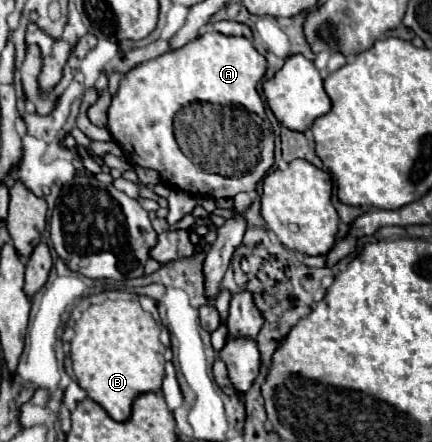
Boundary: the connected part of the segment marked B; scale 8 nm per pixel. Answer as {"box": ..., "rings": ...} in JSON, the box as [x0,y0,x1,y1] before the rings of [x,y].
{"box":[71,300,165,422],"rings":[[[107,300],[99,306],[89,306],[75,324],[75,338],[71,340],[73,372],[87,396],[105,408],[113,420],[125,422],[137,396],[161,390],[165,346],[159,334],[161,330],[153,316],[133,300]]]}

